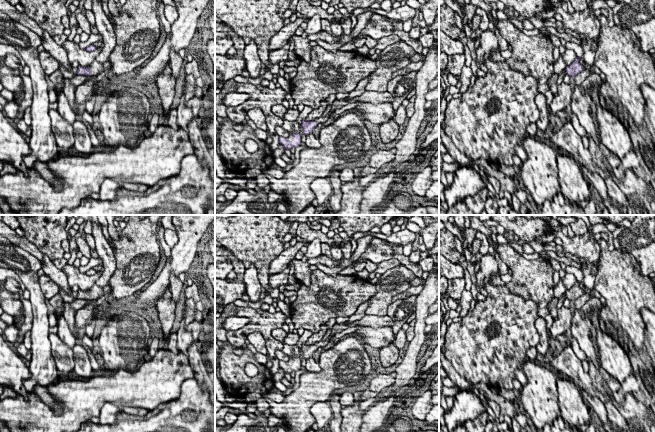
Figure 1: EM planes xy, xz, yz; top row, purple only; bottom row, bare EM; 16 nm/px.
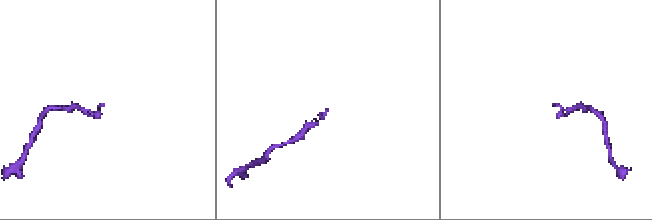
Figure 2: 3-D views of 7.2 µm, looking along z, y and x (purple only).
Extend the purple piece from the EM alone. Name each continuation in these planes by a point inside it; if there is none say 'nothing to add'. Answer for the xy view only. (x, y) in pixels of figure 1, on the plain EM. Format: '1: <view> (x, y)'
1: xy (96, 292)

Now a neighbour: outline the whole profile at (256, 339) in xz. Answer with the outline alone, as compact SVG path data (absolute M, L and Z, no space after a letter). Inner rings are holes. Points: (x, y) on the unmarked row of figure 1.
M253 332L249 334L247 339L254 346L258 353L268 355L265 339L260 332Z

